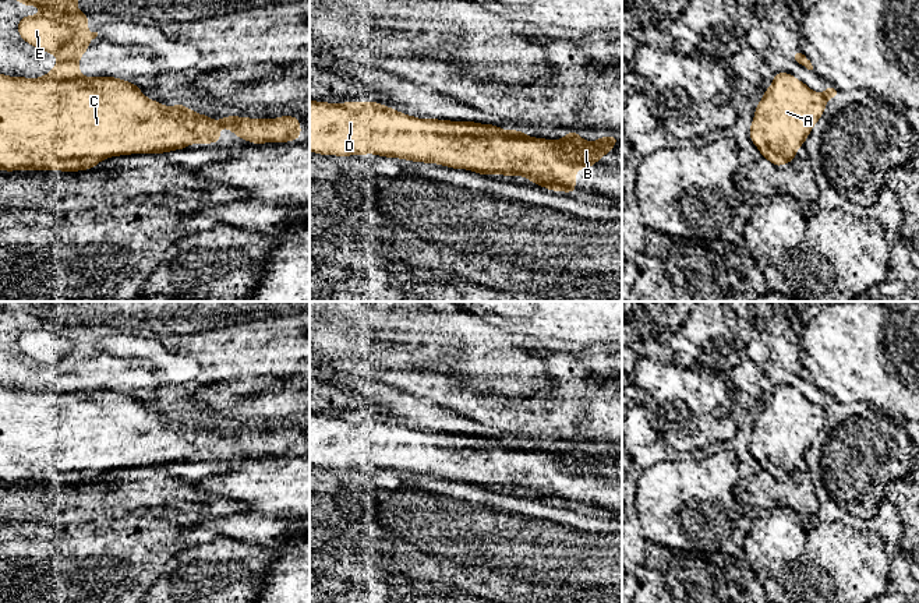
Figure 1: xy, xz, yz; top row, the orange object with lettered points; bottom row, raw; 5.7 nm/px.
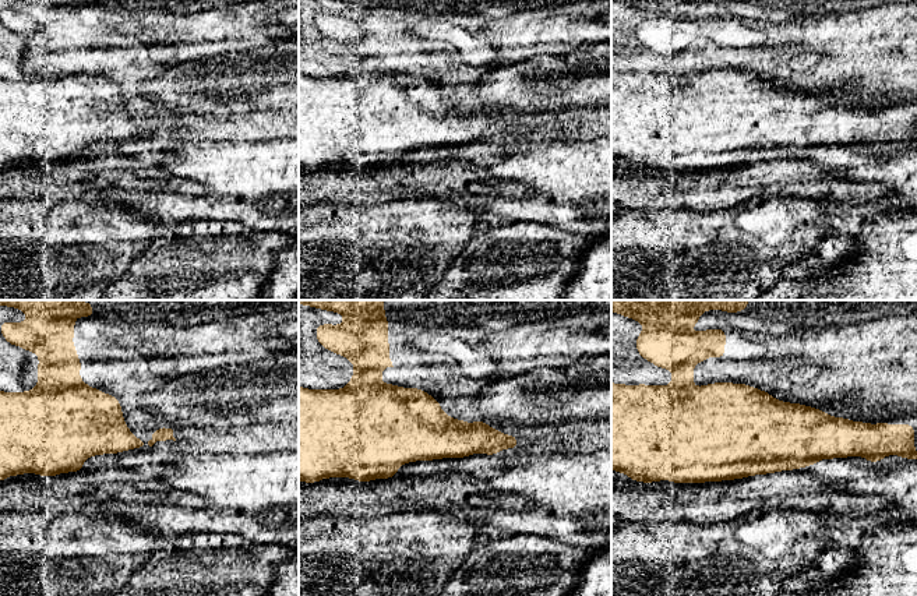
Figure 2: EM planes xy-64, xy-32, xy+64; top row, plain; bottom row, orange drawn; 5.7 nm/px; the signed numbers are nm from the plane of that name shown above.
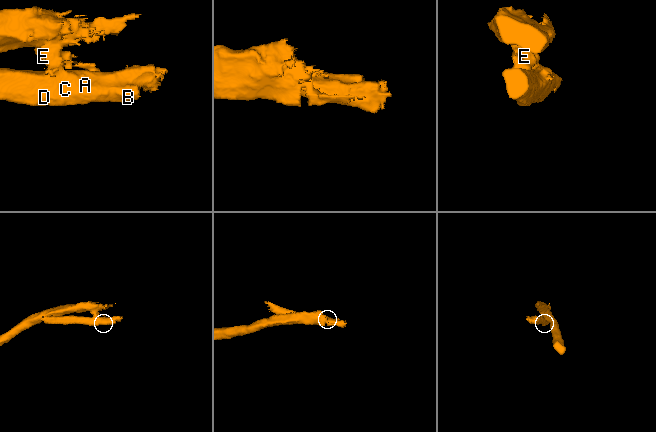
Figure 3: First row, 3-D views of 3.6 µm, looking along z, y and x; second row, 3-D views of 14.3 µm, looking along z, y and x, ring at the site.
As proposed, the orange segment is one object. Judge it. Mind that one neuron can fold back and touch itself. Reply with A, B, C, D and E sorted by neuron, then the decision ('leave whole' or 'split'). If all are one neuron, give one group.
groups A B C D / E; split

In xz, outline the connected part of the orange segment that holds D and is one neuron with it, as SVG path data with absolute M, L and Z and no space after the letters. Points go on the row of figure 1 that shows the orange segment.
M310 100L310 152L319 155L350 156L365 154L385 158L399 158L411 162L436 163L453 169L469 169L478 174L503 174L508 177L523 176L547 190L573 193L576 191L576 170L588 169L604 155L609 154L619 137L602 135L597 141L584 141L580 134L570 131L562 140L547 140L529 137L523 133L502 133L499 135L483 137L466 134L469 123L441 119L418 119L400 113L396 109L378 102L344 102L328 103Z

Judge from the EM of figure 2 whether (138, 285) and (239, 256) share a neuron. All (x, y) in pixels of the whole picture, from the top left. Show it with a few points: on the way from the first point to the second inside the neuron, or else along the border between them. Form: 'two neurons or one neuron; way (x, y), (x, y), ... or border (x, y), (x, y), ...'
one neuron; way (163, 285), (196, 285), (214, 270)

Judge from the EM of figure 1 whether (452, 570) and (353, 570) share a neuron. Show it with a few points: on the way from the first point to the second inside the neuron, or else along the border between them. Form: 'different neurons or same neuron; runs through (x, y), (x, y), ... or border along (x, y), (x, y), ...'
different neurons; border along (347, 556), (366, 568)

